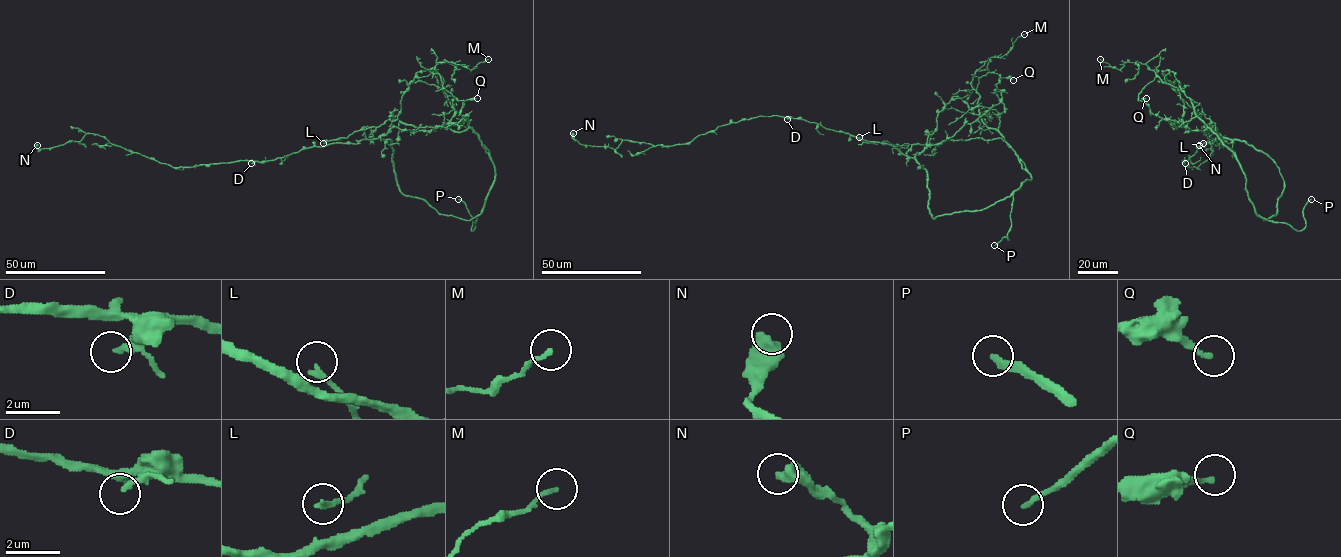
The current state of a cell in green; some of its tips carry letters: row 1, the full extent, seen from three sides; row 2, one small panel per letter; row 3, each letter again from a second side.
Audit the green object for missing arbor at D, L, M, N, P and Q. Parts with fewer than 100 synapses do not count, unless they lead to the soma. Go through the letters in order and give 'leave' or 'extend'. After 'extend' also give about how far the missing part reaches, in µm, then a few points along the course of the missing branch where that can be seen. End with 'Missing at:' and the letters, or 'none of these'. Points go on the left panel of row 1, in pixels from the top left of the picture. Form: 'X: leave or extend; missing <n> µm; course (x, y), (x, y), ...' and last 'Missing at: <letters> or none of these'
D: leave
L: leave
M: leave
N: leave
P: extend; missing 15 µm; course (458, 199), (433, 199)
Q: leave
Missing at: P

